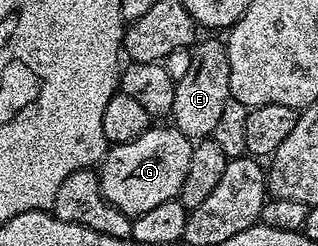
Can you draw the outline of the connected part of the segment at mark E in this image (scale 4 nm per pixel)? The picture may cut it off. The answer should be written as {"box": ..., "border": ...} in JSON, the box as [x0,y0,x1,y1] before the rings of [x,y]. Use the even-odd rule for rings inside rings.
{"box":[172,39,230,141],"border":[[[206,39],[195,42],[190,51],[192,65],[174,84],[174,100],[172,101],[172,125],[180,133],[184,133],[191,141],[209,139],[216,129],[216,121],[220,121],[220,113],[230,99],[230,66],[225,42],[219,39]]]}

